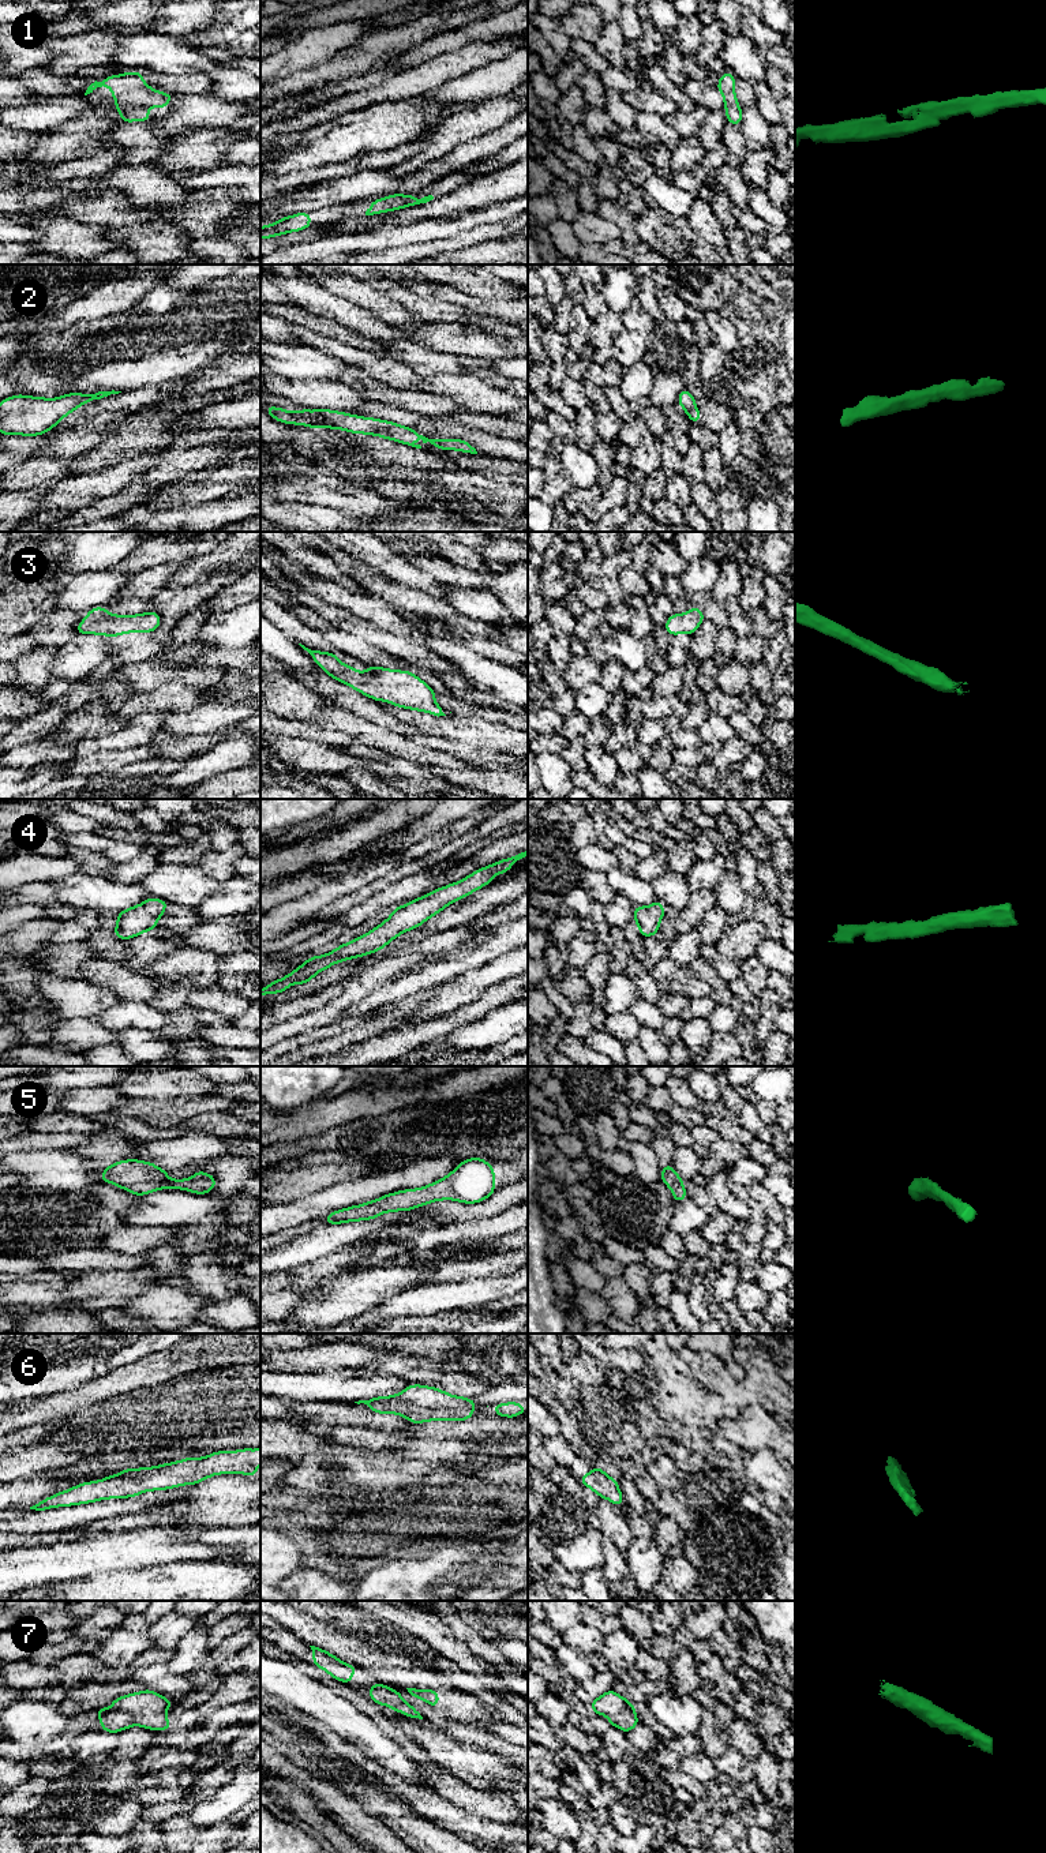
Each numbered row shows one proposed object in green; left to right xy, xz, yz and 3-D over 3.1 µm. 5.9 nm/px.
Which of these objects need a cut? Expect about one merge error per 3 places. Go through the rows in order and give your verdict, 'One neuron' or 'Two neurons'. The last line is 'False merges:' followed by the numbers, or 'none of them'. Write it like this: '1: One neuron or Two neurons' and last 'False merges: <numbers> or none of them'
1: One neuron
2: One neuron
3: One neuron
4: One neuron
5: One neuron
6: One neuron
7: One neuron
False merges: none of them

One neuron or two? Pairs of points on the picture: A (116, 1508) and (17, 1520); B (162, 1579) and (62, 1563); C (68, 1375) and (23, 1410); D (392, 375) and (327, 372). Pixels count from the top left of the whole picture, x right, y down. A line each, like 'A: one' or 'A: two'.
A: one
B: two
C: two
D: two

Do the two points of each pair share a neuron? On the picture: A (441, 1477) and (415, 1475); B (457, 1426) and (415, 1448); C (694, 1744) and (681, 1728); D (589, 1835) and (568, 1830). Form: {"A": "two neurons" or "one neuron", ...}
{"A": "one neuron", "B": "two neurons", "C": "two neurons", "D": "two neurons"}

